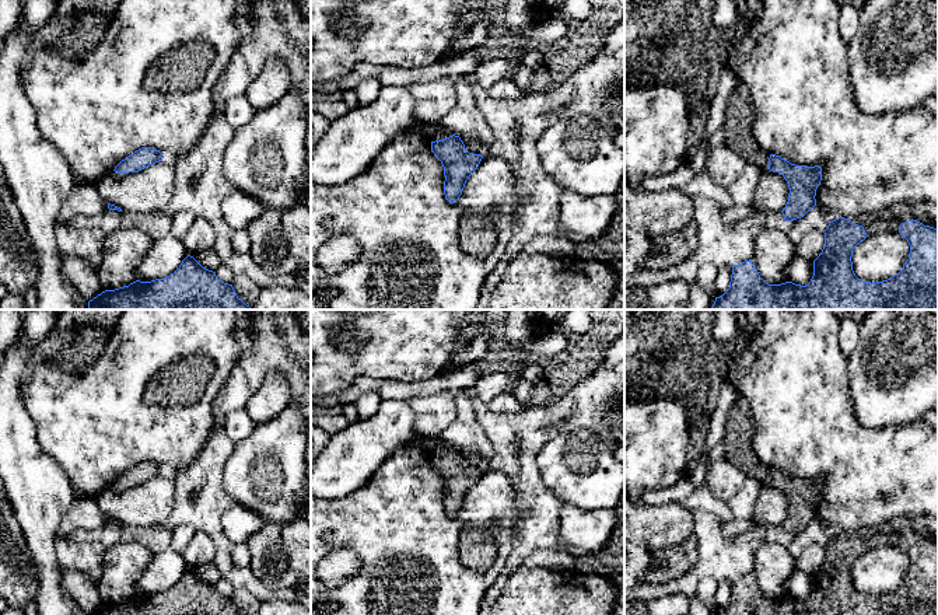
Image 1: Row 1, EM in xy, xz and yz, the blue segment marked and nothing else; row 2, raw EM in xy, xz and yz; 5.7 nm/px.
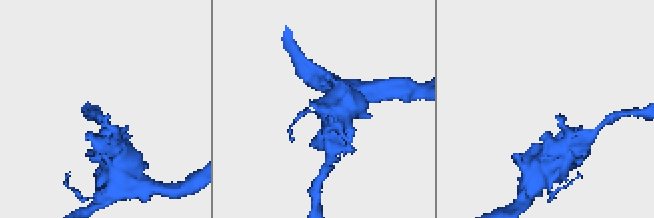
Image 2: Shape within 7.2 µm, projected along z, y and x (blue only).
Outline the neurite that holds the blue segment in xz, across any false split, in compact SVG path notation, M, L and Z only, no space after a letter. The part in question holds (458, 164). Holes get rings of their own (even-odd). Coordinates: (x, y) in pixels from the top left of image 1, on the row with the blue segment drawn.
M437 122L424 123L431 133L431 151L444 167L444 195L455 203L465 188L466 181L479 167L483 156L469 153L459 136L440 126Z

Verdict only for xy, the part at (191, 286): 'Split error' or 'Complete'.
Complete

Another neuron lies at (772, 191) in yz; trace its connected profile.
M762 170L756 185L756 205L762 210L783 212L788 202L790 188L784 177L770 170Z

